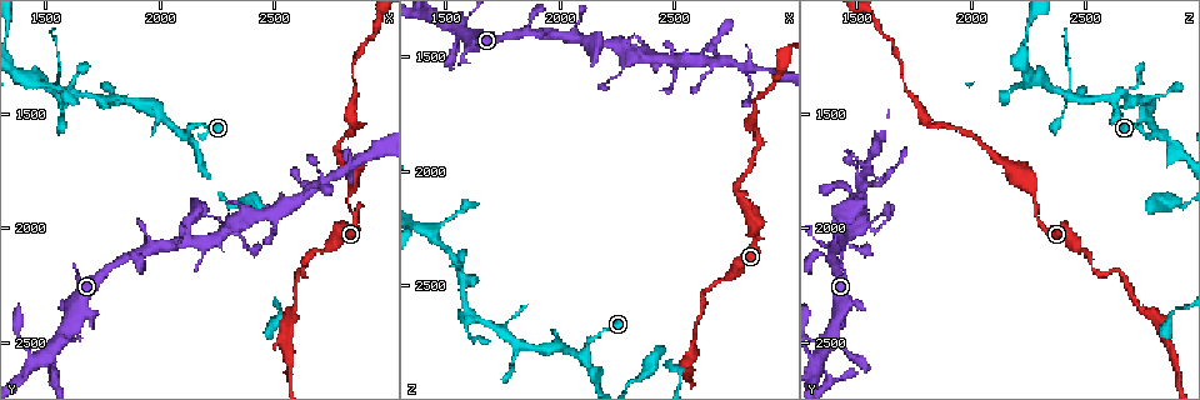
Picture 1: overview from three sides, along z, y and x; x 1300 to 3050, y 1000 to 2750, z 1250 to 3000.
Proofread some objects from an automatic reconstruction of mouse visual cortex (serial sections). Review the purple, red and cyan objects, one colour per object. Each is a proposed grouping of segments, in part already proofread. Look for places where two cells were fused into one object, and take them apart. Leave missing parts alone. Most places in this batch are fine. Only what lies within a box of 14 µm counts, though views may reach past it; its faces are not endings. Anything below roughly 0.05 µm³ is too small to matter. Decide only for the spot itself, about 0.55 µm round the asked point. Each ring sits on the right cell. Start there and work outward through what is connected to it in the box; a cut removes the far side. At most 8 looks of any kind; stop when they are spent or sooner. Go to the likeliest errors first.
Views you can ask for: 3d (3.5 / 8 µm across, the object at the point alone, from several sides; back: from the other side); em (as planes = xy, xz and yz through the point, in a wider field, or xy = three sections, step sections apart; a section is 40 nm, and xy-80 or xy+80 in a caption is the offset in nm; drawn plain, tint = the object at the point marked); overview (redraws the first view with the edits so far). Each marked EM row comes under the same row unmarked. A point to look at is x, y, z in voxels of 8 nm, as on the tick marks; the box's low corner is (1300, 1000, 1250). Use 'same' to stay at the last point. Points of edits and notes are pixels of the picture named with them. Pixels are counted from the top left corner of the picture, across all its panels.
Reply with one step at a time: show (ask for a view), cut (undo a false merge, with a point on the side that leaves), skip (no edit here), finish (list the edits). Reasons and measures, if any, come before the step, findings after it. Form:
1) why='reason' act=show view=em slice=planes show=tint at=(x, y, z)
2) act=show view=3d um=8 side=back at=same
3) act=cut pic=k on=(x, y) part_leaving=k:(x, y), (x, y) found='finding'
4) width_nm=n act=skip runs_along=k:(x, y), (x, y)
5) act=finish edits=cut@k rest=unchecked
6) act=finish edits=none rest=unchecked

why='narrows sharply' act=show view=3d um=3.5 at=(2830, 1910, 2280)

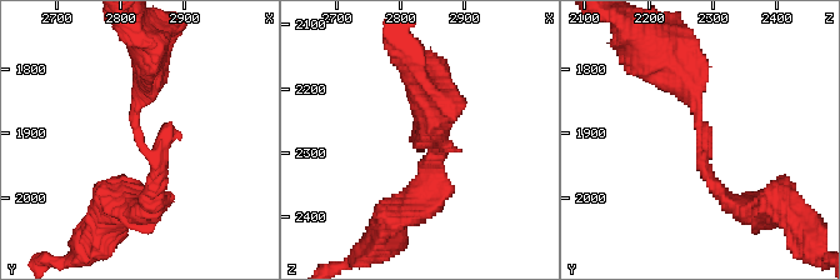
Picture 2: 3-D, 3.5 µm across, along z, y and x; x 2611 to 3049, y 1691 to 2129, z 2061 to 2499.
why='need the tissue' act=show view=em slice=xy step=5 show=tint at=(2835, 1900, 2280)

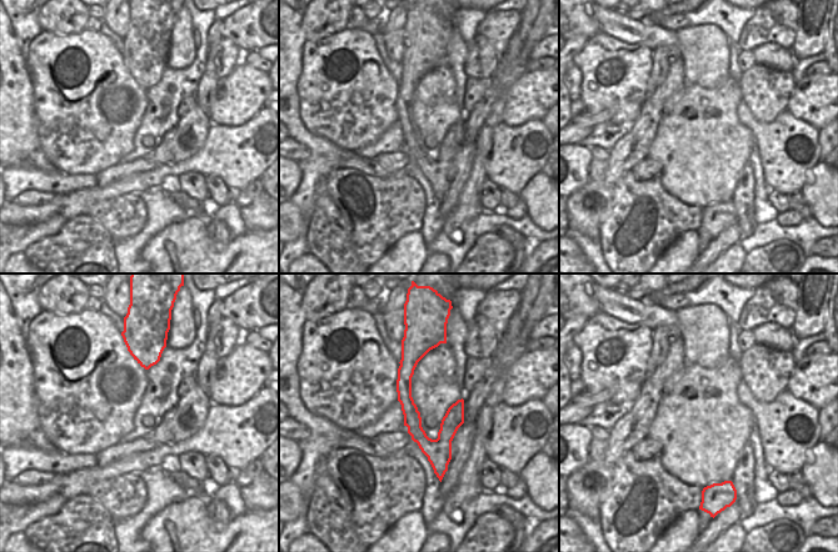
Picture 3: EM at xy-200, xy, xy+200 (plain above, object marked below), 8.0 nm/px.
act=skip runs_along=2:(733, 204), (704, 170), (695, 93), (673, 63) found='one cell here'

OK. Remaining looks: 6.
why='sharp bend' act=show view=3d um=3.5 side=back at=(1530, 2650, 1370)

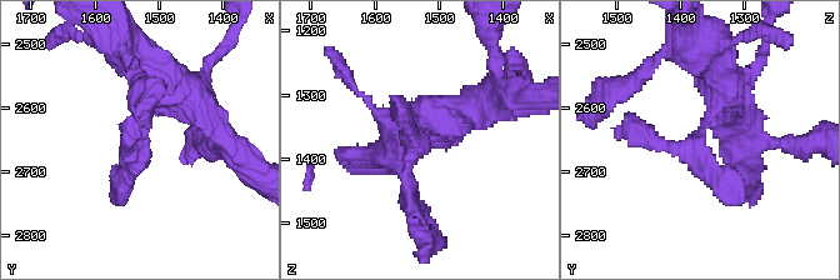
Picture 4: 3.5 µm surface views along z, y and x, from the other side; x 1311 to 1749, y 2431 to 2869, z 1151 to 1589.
why='shape alone is not enough' act=show view=em slice=xy step=2 show=tint at=(1530, 2655, 1380)

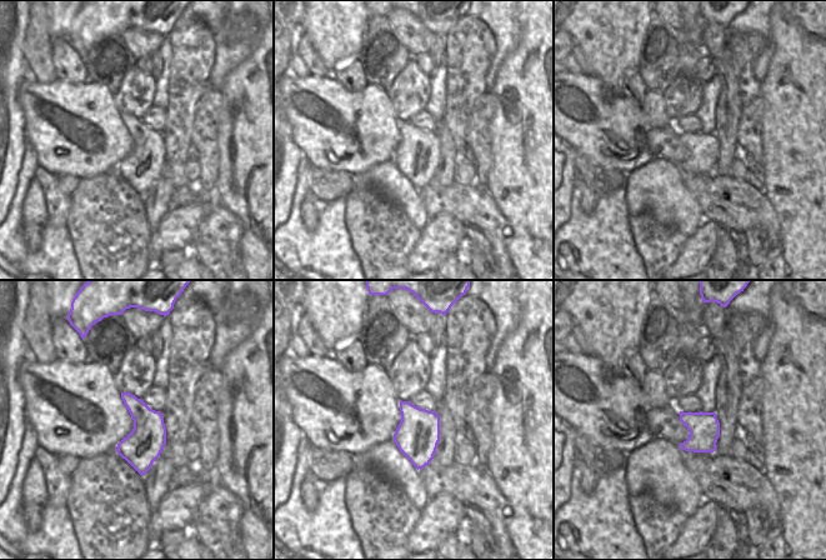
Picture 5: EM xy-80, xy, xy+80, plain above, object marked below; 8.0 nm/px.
act=skip runs_along=4:(150, 73), (161, 84), (111, 195) found='continuous, no second cell'

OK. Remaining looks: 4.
why='sharp bend' act=show view=3d um=3.5 side=back at=(1640, 1410, 2650)

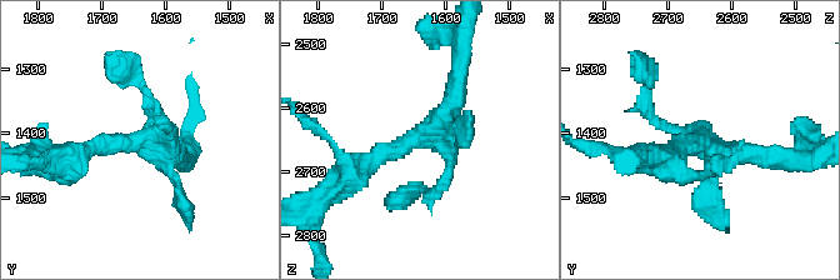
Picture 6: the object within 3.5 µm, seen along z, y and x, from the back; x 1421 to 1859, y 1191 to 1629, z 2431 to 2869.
act=show view=em slice=xy step=5 show=tint at=(1645, 1415, 2650)

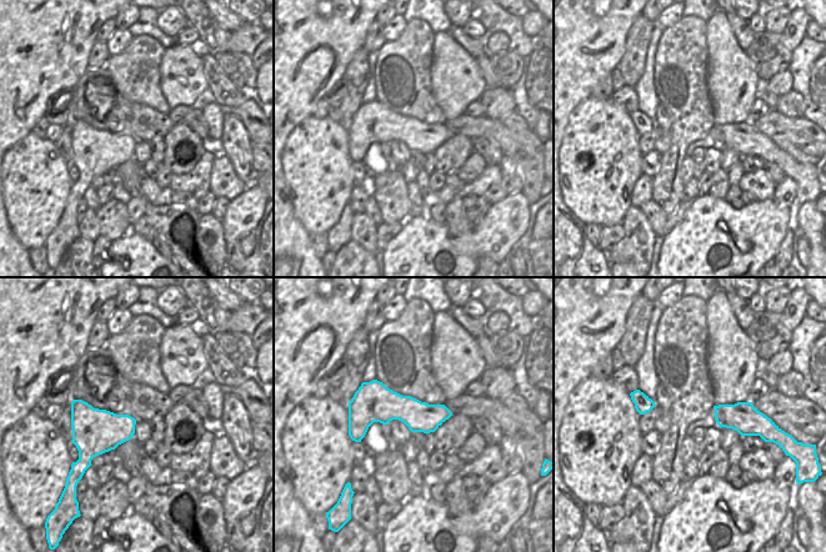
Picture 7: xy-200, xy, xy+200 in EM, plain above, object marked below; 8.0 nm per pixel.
act=skip found='all the same cell'

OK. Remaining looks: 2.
act=finish edits=none rest=unchecked

